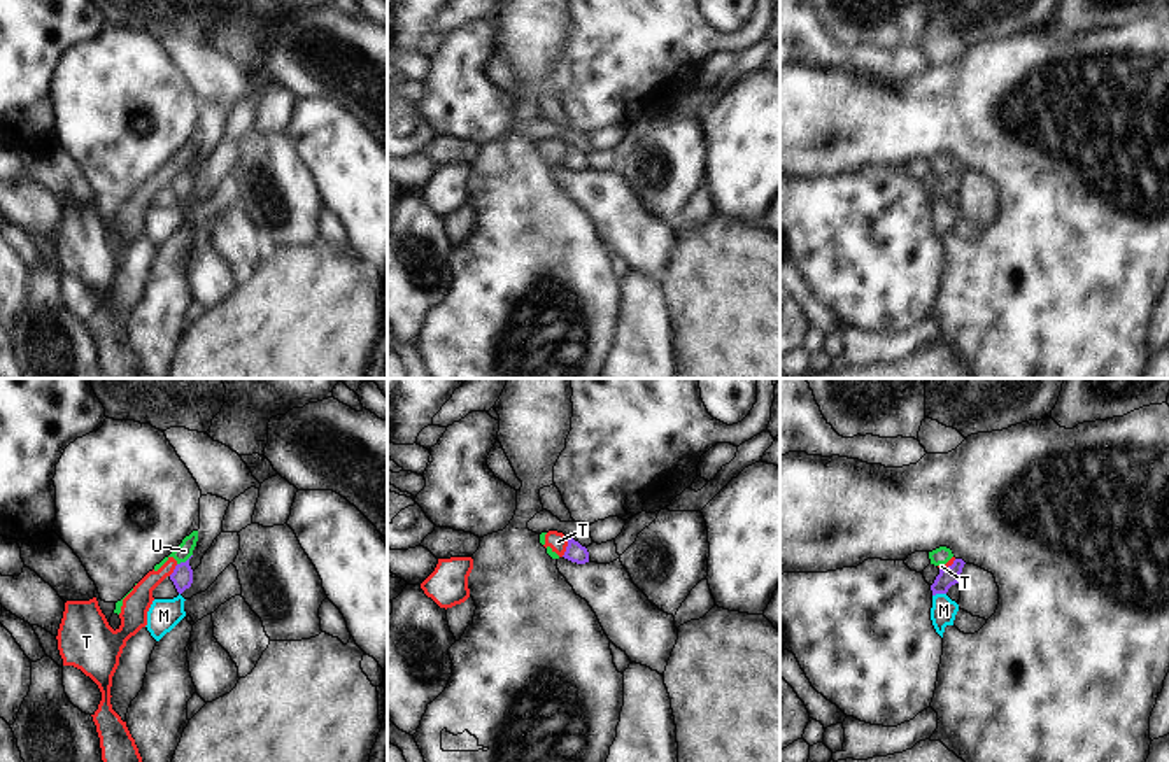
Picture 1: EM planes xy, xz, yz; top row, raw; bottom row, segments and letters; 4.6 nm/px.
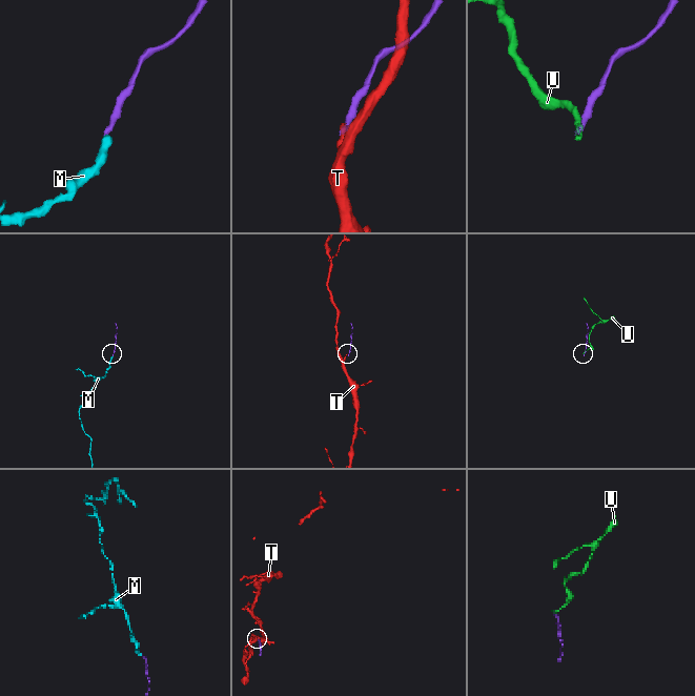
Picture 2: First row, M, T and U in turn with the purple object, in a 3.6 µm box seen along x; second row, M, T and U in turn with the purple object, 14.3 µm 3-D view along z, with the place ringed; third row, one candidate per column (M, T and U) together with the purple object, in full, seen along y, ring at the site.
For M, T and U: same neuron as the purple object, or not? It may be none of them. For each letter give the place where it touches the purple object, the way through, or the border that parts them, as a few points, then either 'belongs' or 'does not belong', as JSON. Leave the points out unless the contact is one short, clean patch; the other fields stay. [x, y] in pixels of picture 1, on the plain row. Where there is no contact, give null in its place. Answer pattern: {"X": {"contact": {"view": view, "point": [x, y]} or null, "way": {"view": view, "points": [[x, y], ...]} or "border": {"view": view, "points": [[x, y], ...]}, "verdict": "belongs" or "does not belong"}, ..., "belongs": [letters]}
{"M": {"contact": {"view": "yz", "point": [938, 200]}, "way": {"view": "yz", "points": [[950, 183], [938, 200], [943, 218]]}, "verdict": "belongs"}, "T": {"contact": {"view": "xz", "point": [566, 155]}, "border": {"view": "xz", "points": [[568, 146], [566, 158], [561, 163]]}, "verdict": "does not belong"}, "U": {"contact": {"view": "xy", "point": [186, 169]}, "border": {"view": "xy", "points": [[191, 162], [177, 172]]}, "verdict": "does not belong"}, "belongs": ["M"]}

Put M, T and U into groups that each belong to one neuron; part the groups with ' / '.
M / T U

